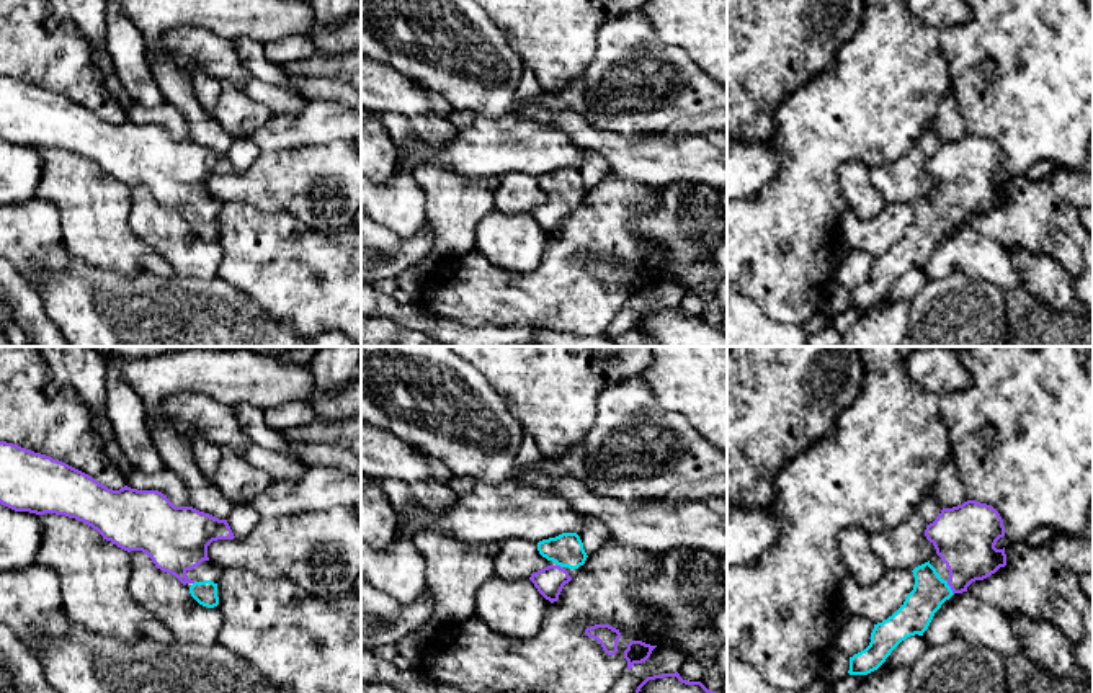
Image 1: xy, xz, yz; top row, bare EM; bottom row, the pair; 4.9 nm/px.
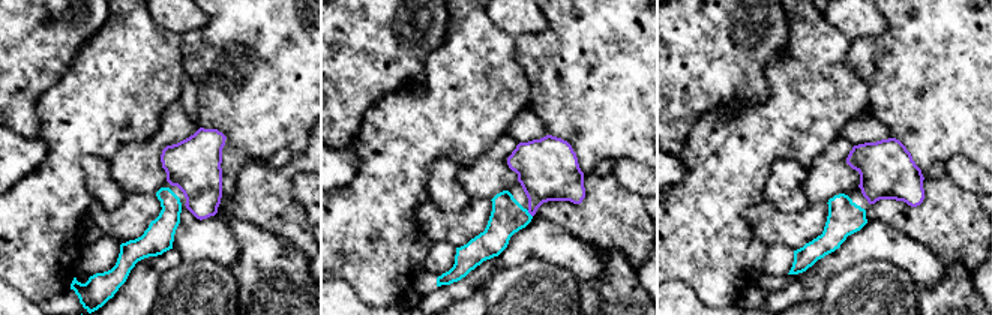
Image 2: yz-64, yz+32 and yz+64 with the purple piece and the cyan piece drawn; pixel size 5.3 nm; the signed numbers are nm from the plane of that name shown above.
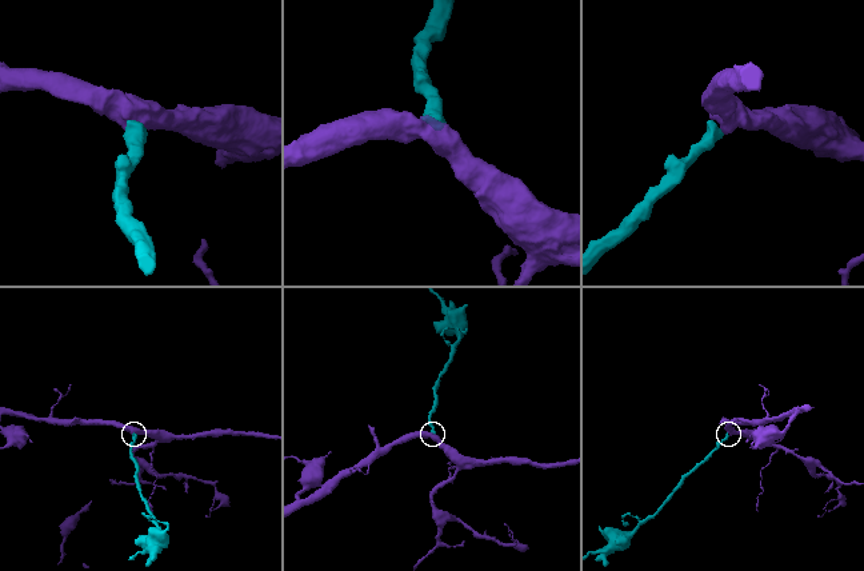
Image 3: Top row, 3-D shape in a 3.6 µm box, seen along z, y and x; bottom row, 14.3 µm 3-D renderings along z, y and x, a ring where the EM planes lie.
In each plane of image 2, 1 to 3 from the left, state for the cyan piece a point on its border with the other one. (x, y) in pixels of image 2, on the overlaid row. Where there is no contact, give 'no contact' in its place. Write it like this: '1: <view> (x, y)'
1: no contact
2: yz+32 (529, 212)
3: no contact

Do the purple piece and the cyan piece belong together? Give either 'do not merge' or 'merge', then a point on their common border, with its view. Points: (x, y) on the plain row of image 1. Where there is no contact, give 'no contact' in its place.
merge | yz (951, 223)

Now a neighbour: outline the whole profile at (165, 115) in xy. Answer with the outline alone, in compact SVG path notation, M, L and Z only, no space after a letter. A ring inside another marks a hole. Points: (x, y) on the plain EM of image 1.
M132 101L126 108L126 119L137 124L158 124L162 126L175 141L190 141L190 127L178 108L172 103L162 103L155 108L144 108Z

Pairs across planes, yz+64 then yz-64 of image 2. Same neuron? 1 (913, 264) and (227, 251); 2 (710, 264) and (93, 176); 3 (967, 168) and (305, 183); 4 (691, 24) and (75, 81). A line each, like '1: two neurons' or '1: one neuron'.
1: one neuron
2: two neurons
3: one neuron
4: two neurons

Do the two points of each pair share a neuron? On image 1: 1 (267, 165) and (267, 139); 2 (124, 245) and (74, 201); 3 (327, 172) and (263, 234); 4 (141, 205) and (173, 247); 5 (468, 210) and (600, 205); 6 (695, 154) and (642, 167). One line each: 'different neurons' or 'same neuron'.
1: different neurons
2: same neuron
3: different neurons
4: same neuron
5: different neurons
6: same neuron

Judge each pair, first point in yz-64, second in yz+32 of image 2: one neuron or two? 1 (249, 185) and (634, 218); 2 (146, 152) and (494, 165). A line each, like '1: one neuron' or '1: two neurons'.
1: one neuron
2: one neuron

